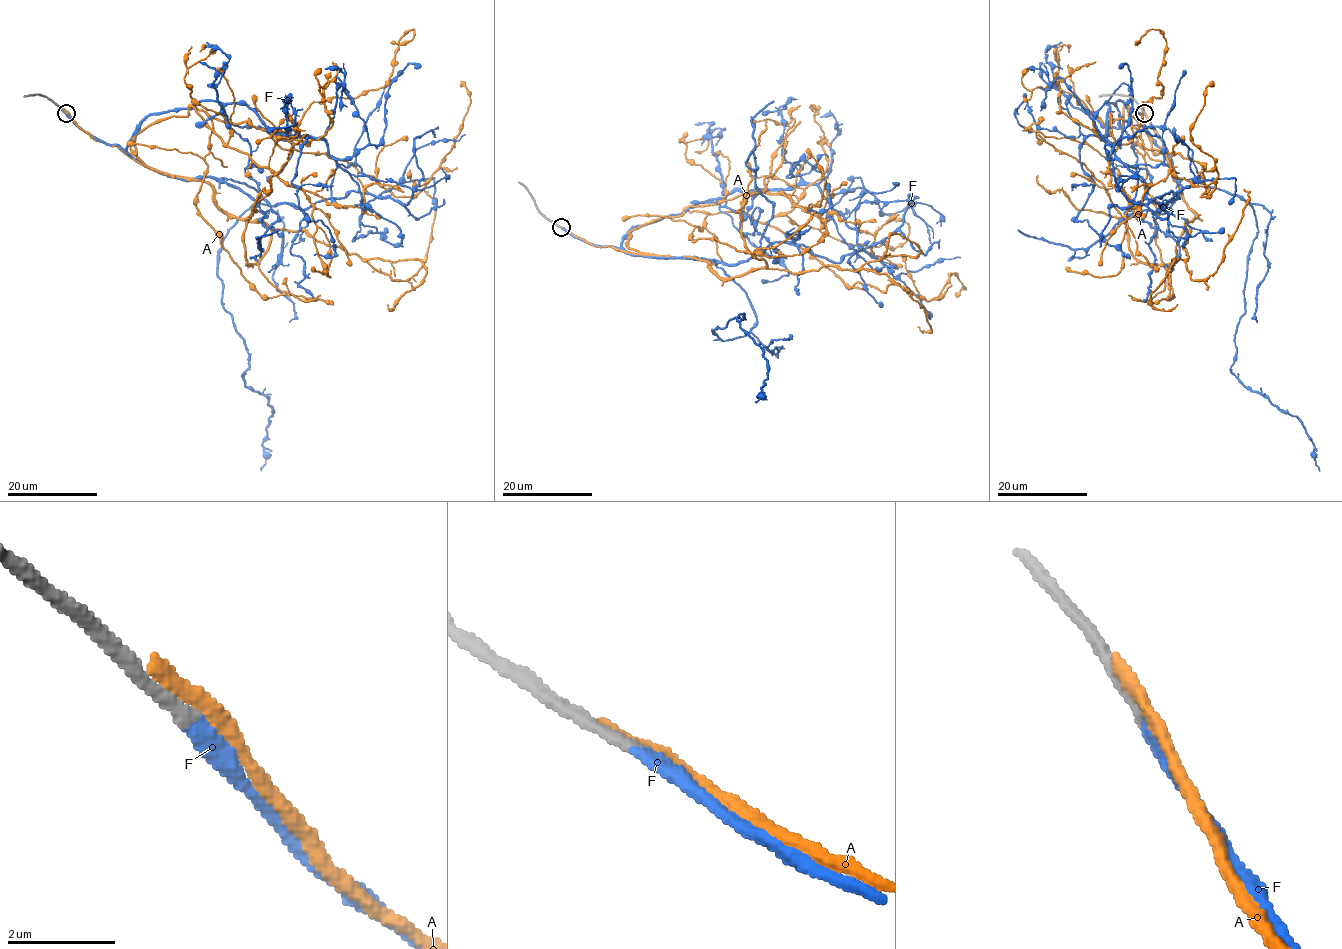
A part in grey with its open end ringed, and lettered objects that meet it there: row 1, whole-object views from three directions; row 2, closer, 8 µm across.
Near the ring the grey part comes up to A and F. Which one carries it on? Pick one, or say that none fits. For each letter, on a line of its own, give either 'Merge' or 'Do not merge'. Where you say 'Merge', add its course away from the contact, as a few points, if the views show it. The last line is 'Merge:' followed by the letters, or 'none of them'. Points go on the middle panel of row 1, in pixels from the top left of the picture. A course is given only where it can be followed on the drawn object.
A: Do not merge
F: Merge. Its course: (560, 227), (728, 275), (756, 321), (724, 341), (712, 330), (743, 314), (767, 362), (756, 403)
Merge: F

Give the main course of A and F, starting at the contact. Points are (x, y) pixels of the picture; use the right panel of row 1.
A: (1143, 111), (1170, 164), (1127, 105), (1147, 149), (1205, 167), (1207, 196), (1217, 170), (1190, 125), (1212, 80)
F: (1144, 113), (1161, 138), (1175, 178), (1238, 195), (1252, 207), (1258, 230), (1231, 371), (1298, 419), (1320, 470)

